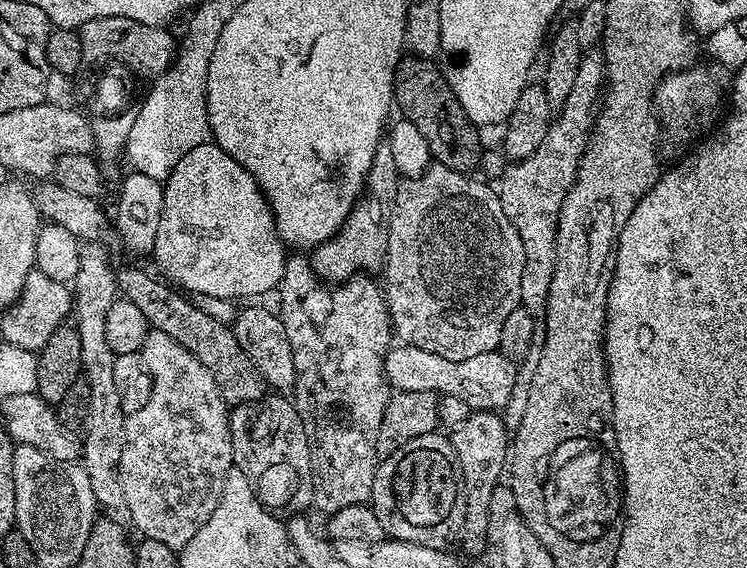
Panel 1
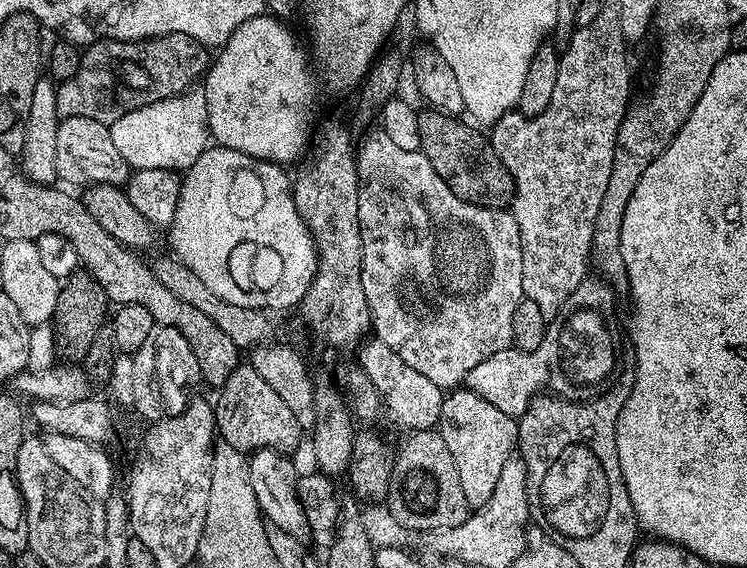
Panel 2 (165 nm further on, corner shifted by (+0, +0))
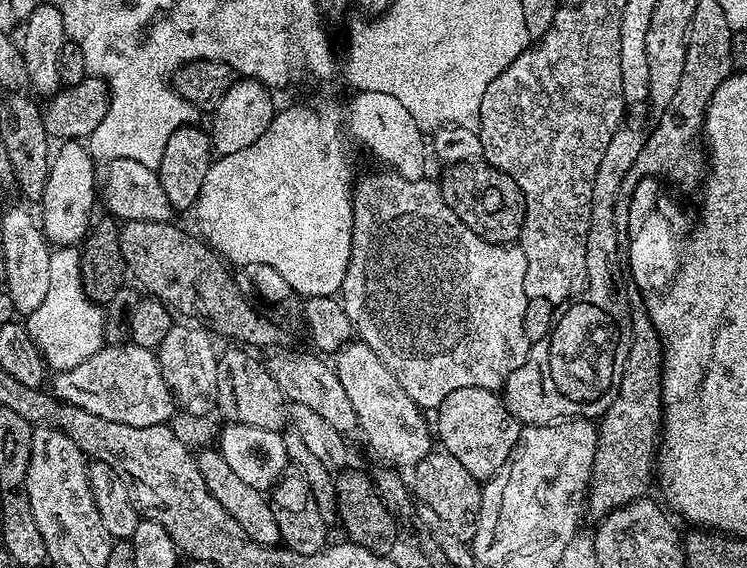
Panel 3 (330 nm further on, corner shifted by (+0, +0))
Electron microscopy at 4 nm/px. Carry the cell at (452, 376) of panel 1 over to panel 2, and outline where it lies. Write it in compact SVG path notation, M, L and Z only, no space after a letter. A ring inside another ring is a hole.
M585 278L574 290L574 294L566 298L566 302L556 311L556 315L551 317L550 323L544 329L542 342L533 352L523 352L521 348L509 346L490 354L486 362L478 362L478 366L470 370L466 387L474 394L486 398L486 402L498 406L502 414L510 414L517 418L523 416L532 401L545 390L551 390L561 399L577 402L604 395L620 371L618 346L622 343L622 336L620 336L620 320L616 317L617 289L603 278L592 279Z

